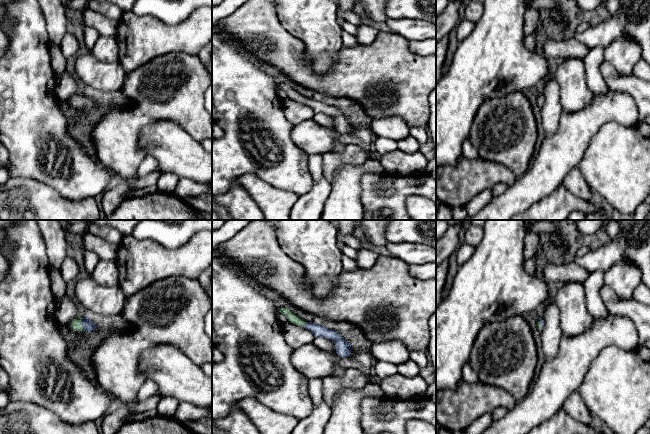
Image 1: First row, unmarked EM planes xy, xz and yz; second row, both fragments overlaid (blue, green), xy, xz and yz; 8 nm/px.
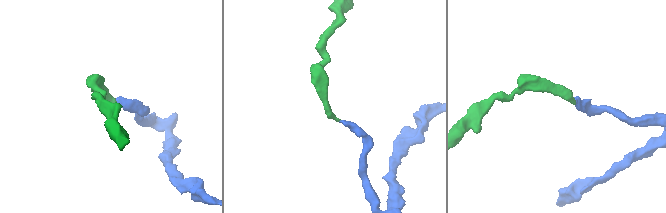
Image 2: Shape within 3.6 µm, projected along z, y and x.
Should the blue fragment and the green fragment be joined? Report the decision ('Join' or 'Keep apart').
Join

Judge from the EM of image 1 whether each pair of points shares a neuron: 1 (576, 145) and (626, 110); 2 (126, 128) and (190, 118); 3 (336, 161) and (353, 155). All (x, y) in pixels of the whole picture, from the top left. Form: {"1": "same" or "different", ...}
{"1": "same", "2": "same", "3": "same"}

